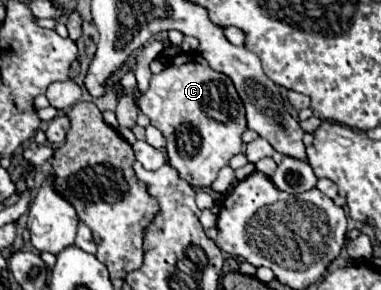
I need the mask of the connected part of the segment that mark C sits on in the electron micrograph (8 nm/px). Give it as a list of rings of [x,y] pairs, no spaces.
[[[182,52],[160,74],[152,76],[148,90],[138,100],[138,108],[164,134],[168,164],[192,188],[210,186],[218,170],[228,166],[234,154],[242,152],[242,132],[246,130],[244,104],[232,80],[212,70],[200,52]]]

